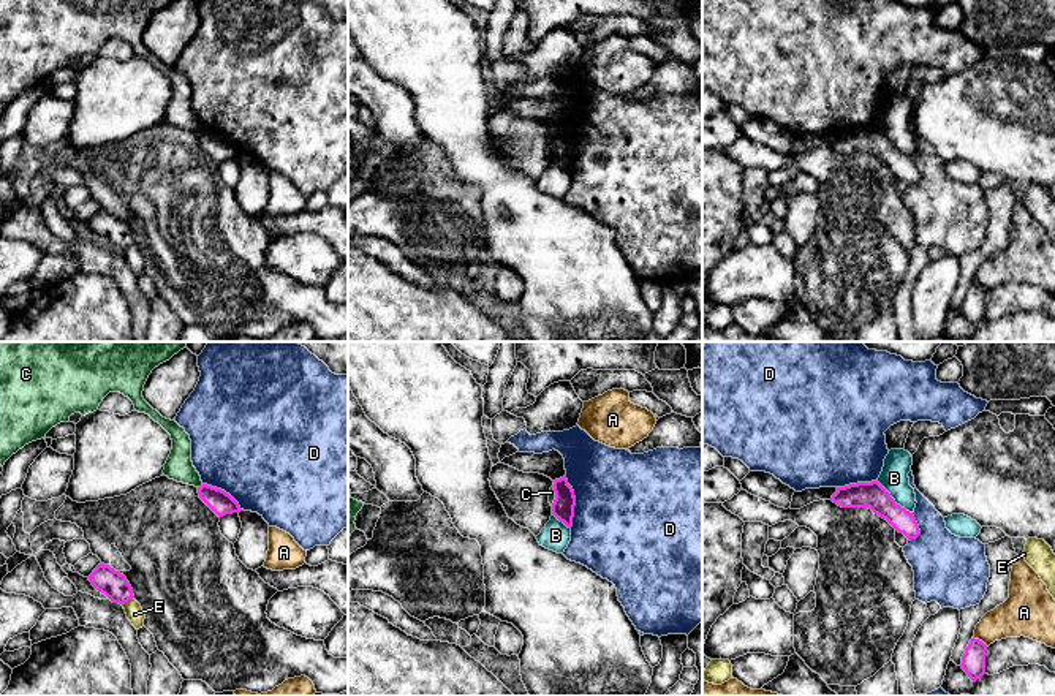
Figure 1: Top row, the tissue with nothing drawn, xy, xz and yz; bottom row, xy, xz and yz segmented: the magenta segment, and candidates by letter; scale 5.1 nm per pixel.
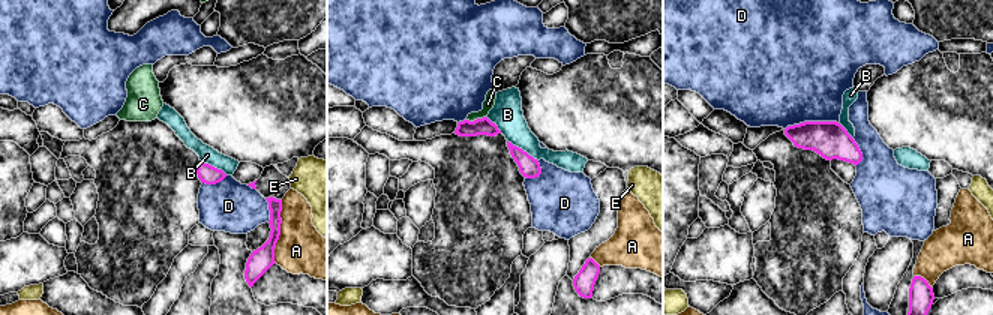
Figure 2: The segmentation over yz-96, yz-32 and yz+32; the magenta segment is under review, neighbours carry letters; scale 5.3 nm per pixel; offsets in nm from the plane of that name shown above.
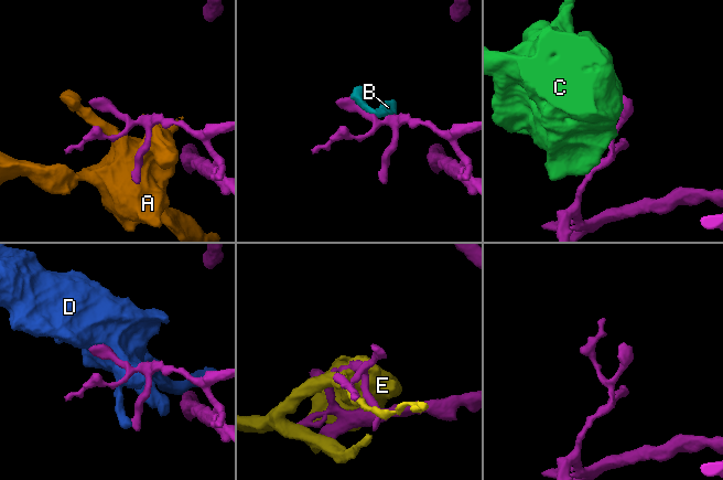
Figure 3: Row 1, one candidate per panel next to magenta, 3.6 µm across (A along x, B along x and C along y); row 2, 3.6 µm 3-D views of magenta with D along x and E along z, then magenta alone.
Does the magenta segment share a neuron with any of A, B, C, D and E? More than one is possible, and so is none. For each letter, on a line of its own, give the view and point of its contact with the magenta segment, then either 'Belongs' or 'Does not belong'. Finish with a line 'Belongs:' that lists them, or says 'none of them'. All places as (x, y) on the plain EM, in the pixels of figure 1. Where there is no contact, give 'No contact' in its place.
A: Touches magenta at yz (981, 287). Does not belong
B: Touches magenta at yz (894, 146). Does not belong
C: Touches magenta at xy (201, 132). Does not belong
D: Touches magenta at xz (574, 147). Does not belong
E: Touches magenta at xy (127, 247). Does not belong
Belongs: none of them

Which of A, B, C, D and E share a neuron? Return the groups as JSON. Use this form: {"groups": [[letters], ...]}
{"groups": [["A"], ["B"], ["C"], ["D"], ["E"]]}

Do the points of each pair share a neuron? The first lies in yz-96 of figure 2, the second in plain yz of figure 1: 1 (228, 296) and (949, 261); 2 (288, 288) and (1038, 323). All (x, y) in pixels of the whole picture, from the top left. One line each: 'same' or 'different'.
1: different
2: different

